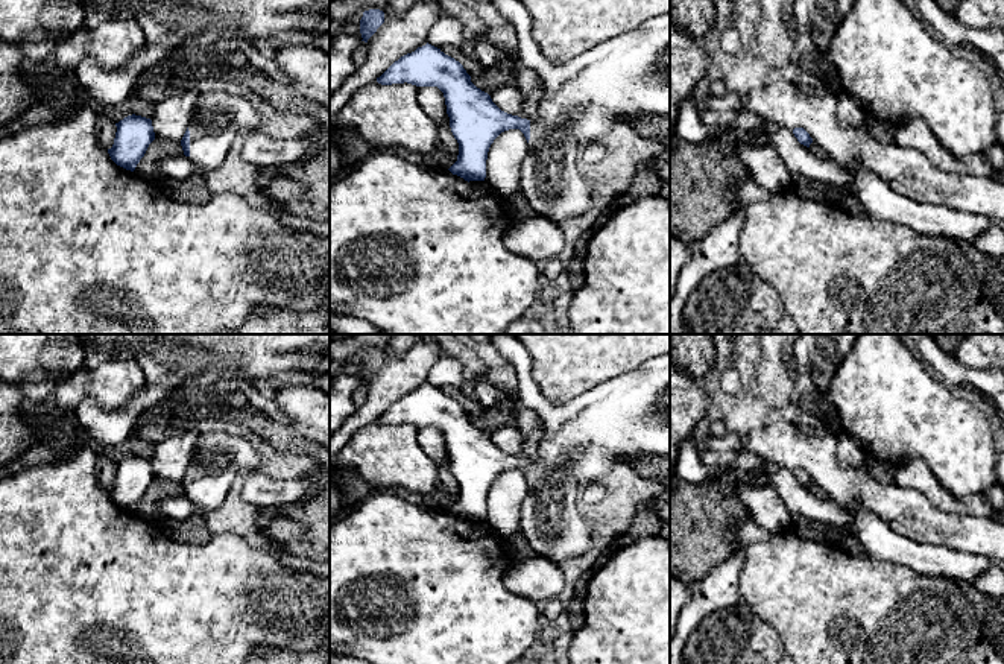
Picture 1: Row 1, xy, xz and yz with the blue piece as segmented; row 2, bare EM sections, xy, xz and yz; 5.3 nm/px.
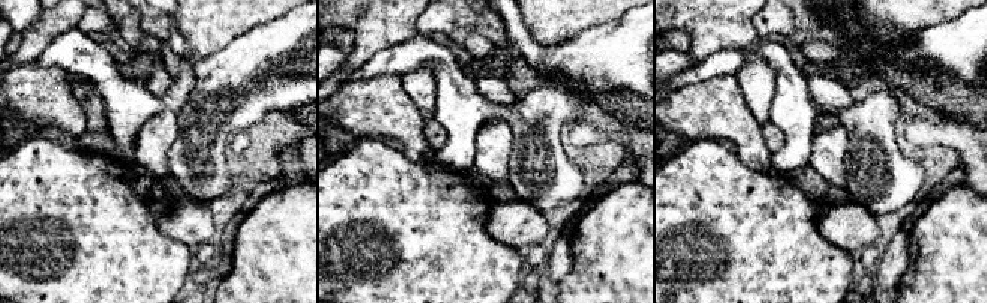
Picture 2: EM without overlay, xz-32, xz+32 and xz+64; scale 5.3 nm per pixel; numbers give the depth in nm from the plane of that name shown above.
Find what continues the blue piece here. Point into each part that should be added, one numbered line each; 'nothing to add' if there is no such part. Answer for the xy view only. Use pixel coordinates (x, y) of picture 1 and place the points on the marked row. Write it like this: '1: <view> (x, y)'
1: xy (216, 119)

